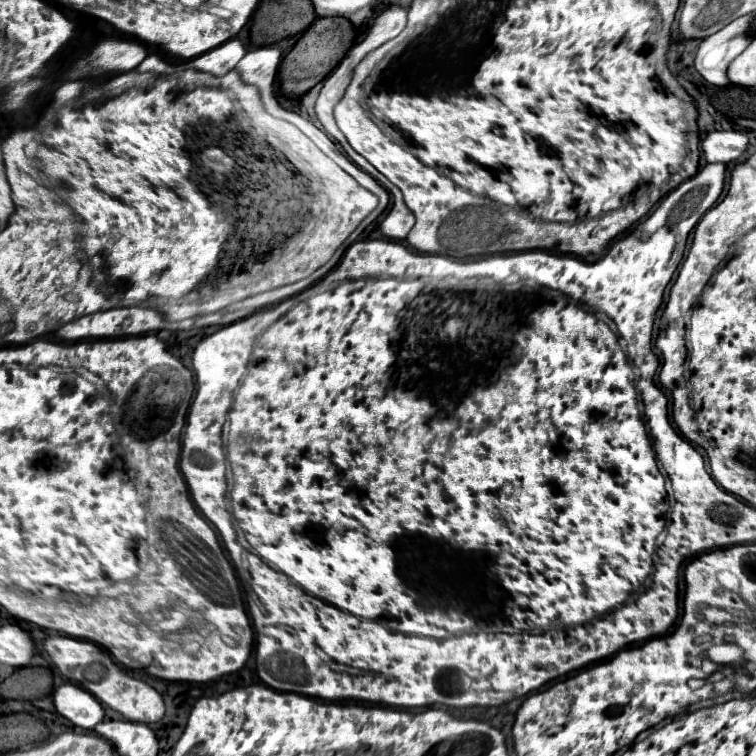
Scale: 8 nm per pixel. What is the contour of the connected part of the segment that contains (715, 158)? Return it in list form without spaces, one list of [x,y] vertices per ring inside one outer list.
[[[711,131],[701,147],[709,163],[731,163],[747,151],[749,137],[741,131]]]

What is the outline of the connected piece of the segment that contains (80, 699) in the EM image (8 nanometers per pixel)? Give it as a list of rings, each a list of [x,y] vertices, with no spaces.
[[[75,683],[59,685],[53,691],[53,703],[59,715],[81,729],[93,729],[105,717],[105,709],[101,707],[101,703]]]

